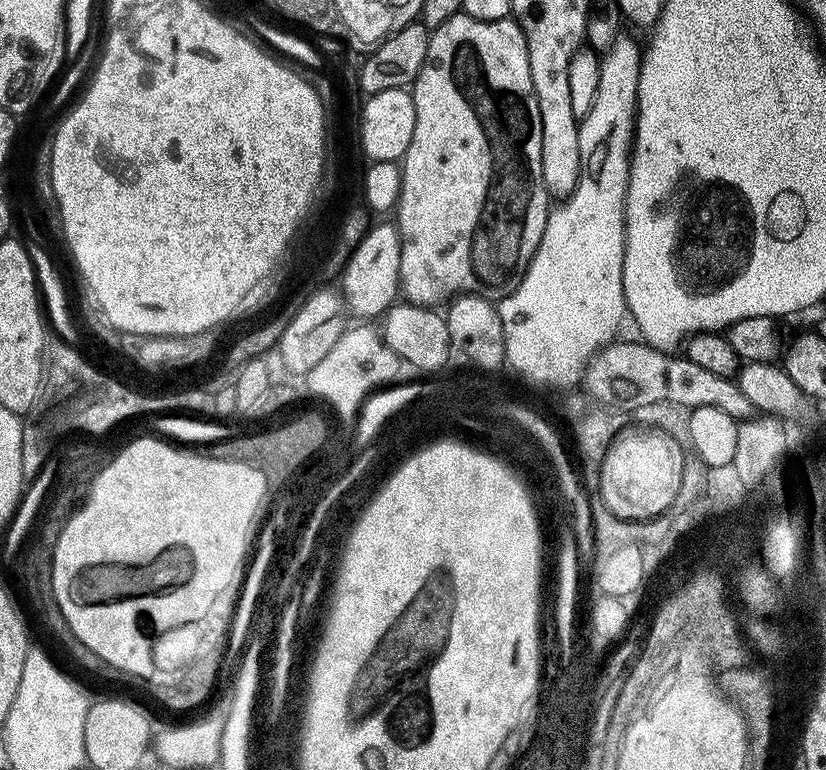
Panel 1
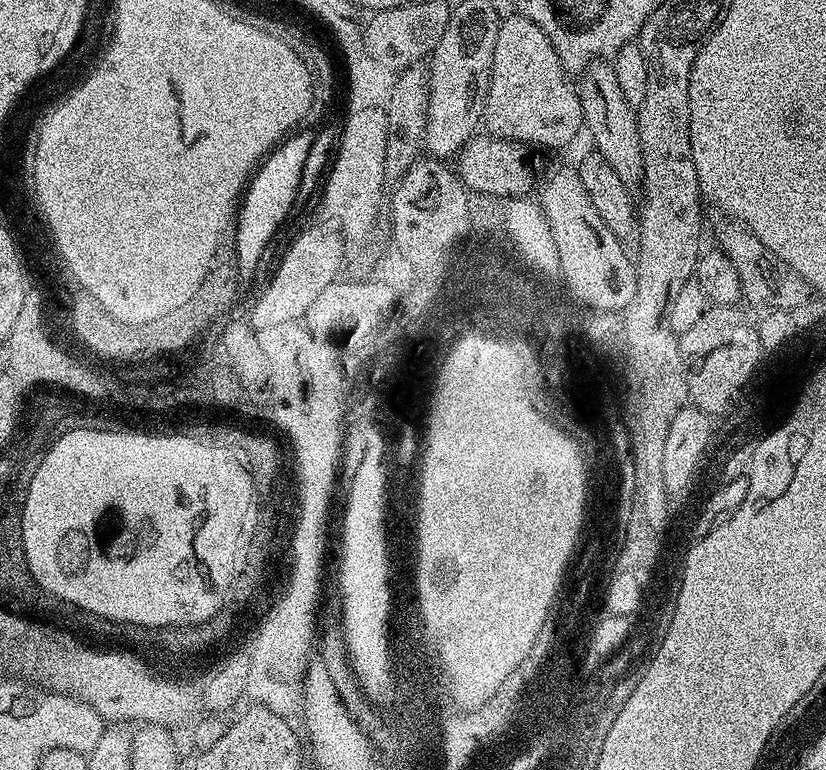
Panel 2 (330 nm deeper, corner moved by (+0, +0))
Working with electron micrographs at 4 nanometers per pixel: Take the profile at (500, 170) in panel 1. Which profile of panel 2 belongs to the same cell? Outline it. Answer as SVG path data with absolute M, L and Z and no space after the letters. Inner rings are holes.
M522 15L505 16L501 19L500 29L498 30L498 38L494 45L494 54L492 62L492 73L489 76L488 97L484 104L483 123L488 128L487 131L497 138L519 142L521 145L528 144L568 144L576 136L576 131L581 131L582 117L580 114L580 98L575 87L568 85L570 80L569 73L565 72L563 66L558 62L558 54L554 54L554 46L550 46L550 38L546 38L546 34L534 23L530 18Z

